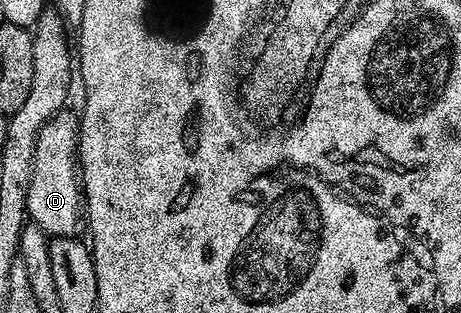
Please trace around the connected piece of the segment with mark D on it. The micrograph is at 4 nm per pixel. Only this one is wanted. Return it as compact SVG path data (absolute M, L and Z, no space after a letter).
M65 109L60 111L50 120L46 125L42 125L42 129L38 133L36 138L36 144L34 145L34 169L32 170L32 176L30 177L30 189L28 190L28 219L31 222L37 223L44 232L50 236L75 236L76 230L81 230L82 227L82 179L78 174L78 136L80 134L80 121L75 114L71 115L71 110Z

